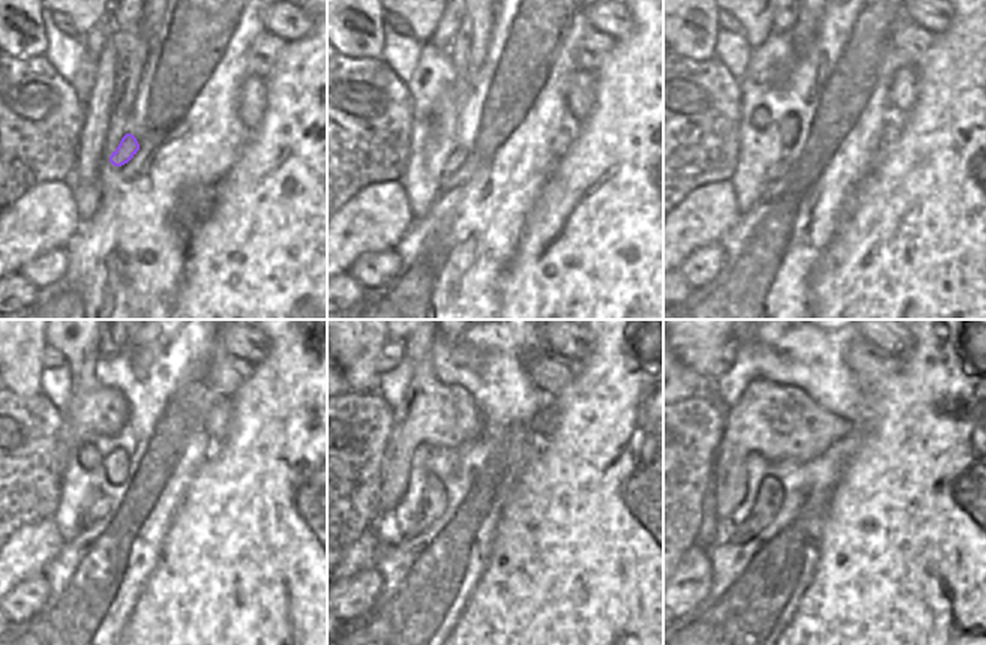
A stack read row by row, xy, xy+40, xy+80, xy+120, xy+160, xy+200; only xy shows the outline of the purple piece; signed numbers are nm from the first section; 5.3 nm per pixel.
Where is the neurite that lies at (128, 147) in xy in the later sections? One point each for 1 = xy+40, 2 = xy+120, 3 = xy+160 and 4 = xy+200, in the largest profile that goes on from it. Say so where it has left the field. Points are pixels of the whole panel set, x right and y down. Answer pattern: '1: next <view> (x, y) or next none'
1: next xy+40 (458, 156)
2: next xy+120 (99, 504)
3: next xy+160 (432, 504)
4: next xy+200 (770, 494)

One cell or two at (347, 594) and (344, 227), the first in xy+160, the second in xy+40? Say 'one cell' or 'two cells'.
two cells

